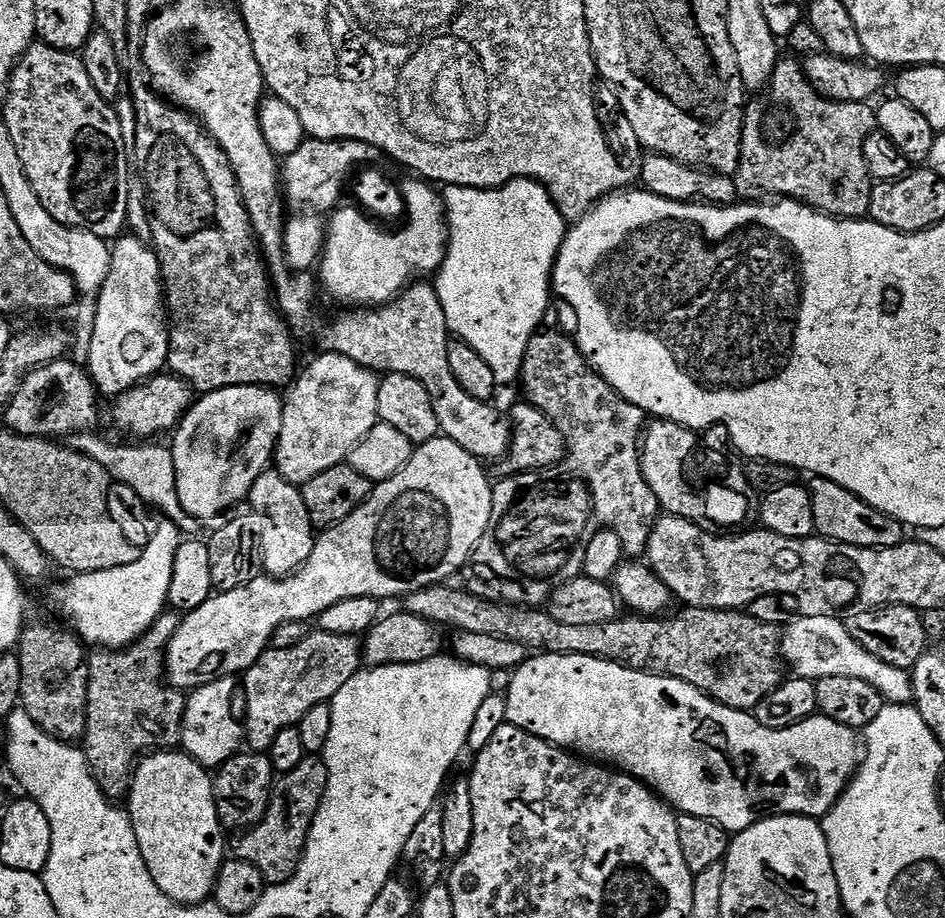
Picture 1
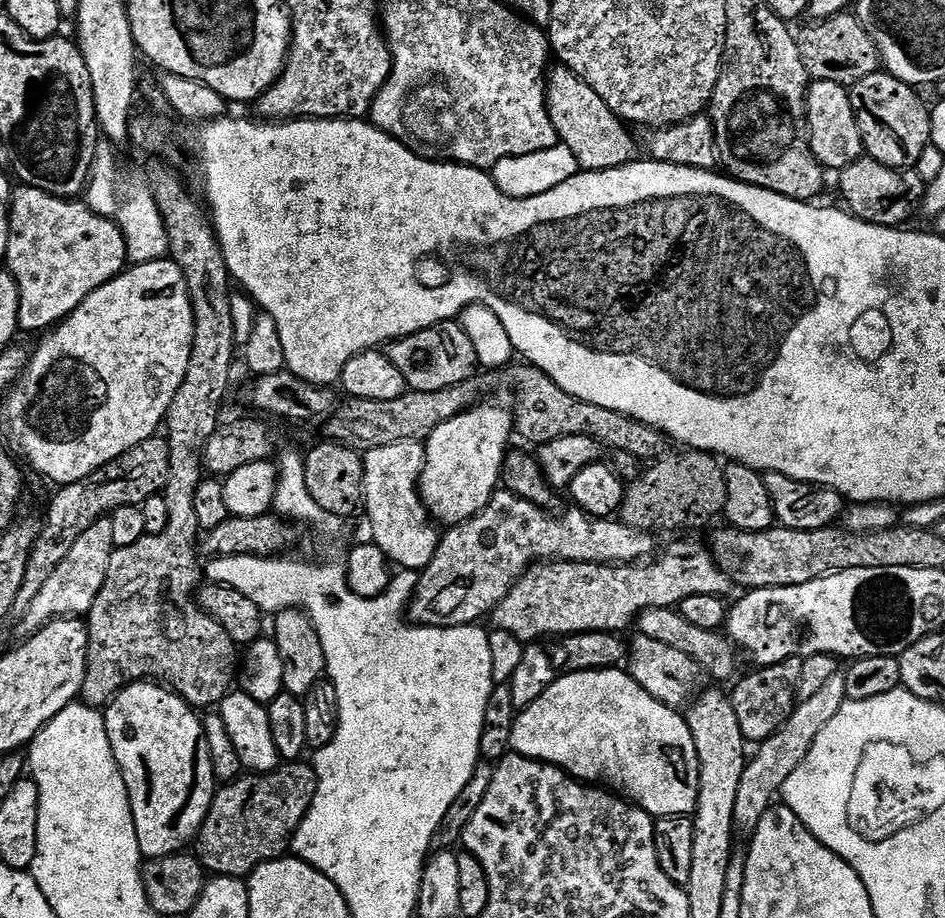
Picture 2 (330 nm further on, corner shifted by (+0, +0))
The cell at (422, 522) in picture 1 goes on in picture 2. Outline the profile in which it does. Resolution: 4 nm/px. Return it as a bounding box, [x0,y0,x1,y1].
[420,403,514,525]

